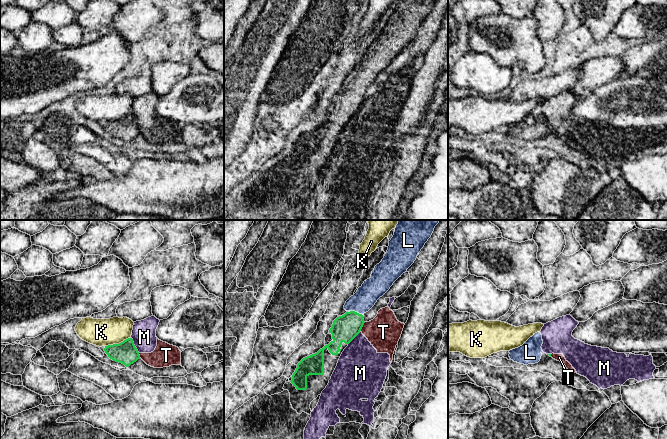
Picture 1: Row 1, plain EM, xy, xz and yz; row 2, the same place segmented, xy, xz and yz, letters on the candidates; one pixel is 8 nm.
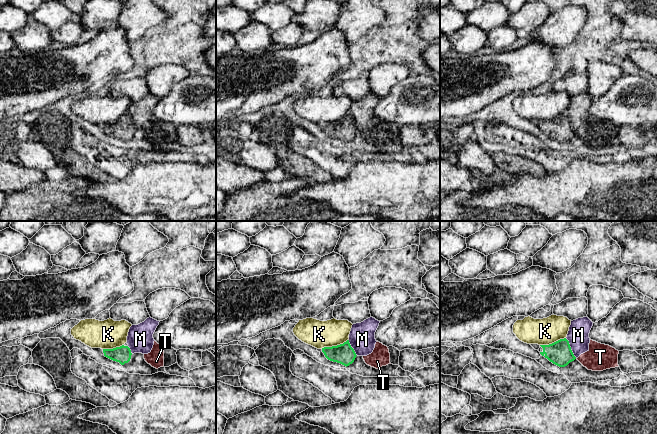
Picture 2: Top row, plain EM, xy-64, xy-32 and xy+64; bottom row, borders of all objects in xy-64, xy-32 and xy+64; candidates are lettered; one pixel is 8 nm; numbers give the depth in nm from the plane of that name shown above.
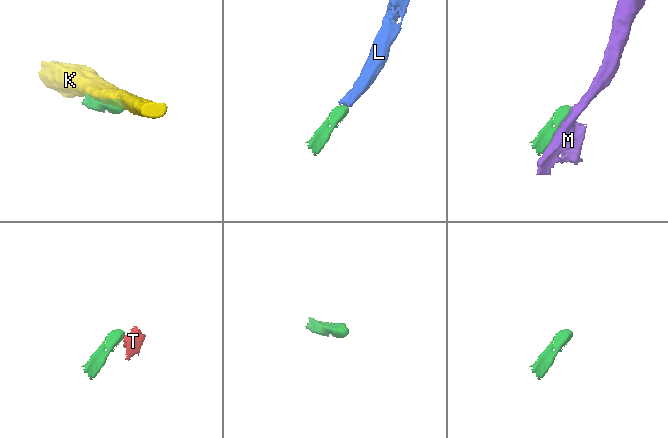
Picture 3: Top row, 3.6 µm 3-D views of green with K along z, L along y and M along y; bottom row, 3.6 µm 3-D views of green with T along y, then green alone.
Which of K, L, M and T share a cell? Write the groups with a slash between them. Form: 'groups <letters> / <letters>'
groups K / L / M T

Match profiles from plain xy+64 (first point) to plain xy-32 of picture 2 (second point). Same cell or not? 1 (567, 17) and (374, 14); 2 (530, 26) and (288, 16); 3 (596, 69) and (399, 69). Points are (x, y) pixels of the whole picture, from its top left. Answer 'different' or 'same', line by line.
1: same
2: different
3: same

